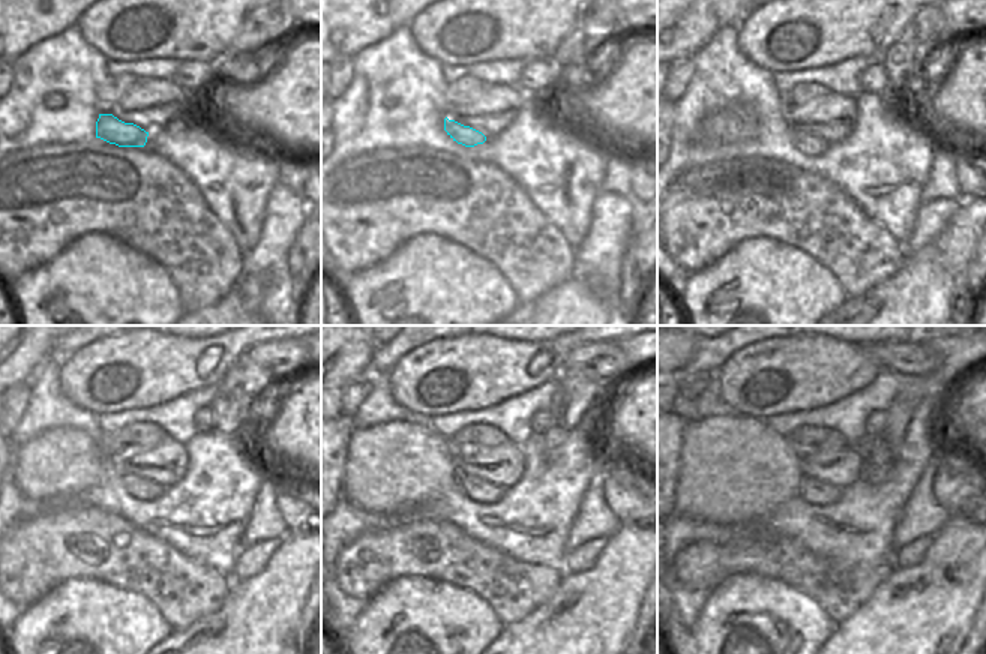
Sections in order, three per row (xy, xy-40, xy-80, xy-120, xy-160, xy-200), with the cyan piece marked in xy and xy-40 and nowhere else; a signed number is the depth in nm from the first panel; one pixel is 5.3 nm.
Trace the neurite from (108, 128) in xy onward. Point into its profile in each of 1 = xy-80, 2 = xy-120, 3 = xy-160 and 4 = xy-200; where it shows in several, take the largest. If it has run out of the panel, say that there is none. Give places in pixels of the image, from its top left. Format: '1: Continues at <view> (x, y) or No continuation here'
1: Continues at xy-80 (809, 144)
2: Continues at xy-120 (140, 488)
3: Continues at xy-160 (479, 489)
4: Continues at xy-200 (814, 491)

